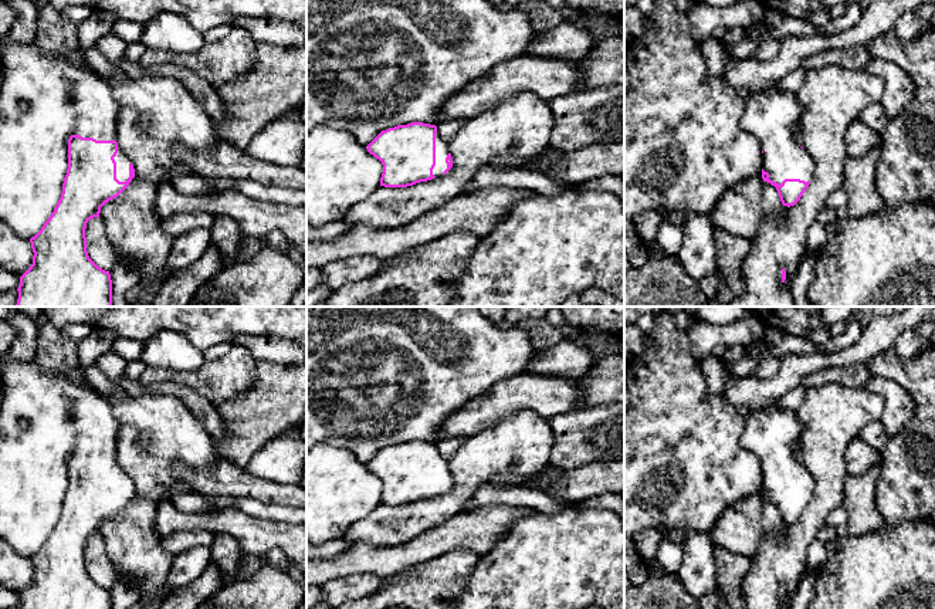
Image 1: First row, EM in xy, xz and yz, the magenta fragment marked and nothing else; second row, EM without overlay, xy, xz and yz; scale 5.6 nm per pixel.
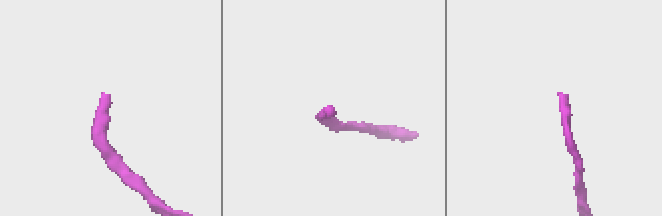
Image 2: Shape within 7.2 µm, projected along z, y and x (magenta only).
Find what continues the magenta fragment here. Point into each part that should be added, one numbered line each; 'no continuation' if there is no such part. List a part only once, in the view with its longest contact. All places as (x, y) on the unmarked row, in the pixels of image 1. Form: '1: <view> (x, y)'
1: xy (44, 418)

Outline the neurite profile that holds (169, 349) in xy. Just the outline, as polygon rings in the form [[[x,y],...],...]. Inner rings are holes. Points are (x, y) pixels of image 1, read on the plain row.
[[[162,331],[145,342],[140,359],[150,368],[189,372],[201,366],[204,352],[197,349],[183,334]]]

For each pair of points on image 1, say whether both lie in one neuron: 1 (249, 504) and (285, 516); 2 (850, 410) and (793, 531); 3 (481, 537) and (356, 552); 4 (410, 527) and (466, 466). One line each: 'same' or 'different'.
1: same
2: same
3: same
4: same

